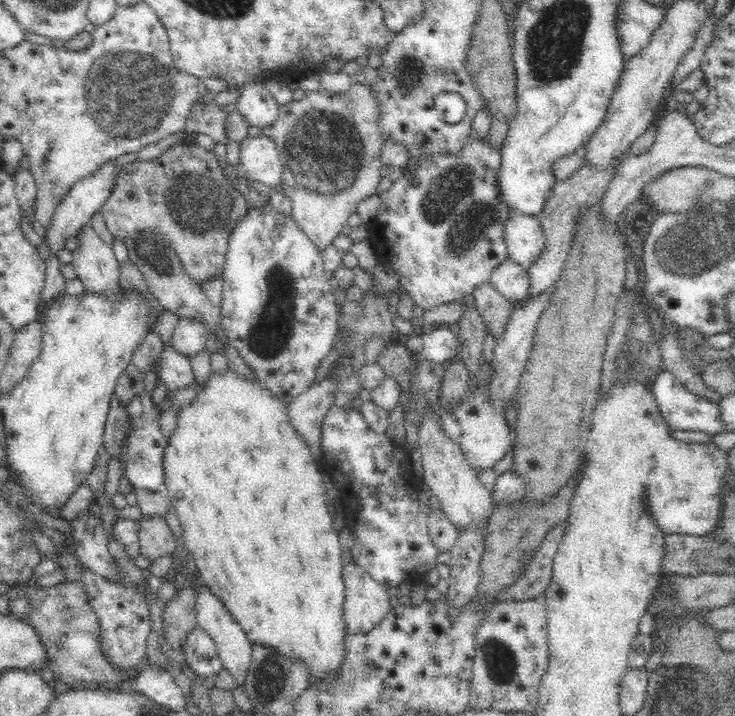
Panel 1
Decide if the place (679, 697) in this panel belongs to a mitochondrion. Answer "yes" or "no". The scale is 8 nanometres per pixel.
yes

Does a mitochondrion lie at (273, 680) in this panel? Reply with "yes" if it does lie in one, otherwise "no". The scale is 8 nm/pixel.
yes

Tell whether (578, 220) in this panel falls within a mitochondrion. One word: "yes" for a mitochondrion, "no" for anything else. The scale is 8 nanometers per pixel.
no

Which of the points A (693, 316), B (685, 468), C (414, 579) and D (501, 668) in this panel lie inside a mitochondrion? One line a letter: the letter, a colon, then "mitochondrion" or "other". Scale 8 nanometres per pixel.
A: other
B: other
C: other
D: mitochondrion

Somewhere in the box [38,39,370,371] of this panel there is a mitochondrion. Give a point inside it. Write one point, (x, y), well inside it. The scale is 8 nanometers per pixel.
(127, 95)

